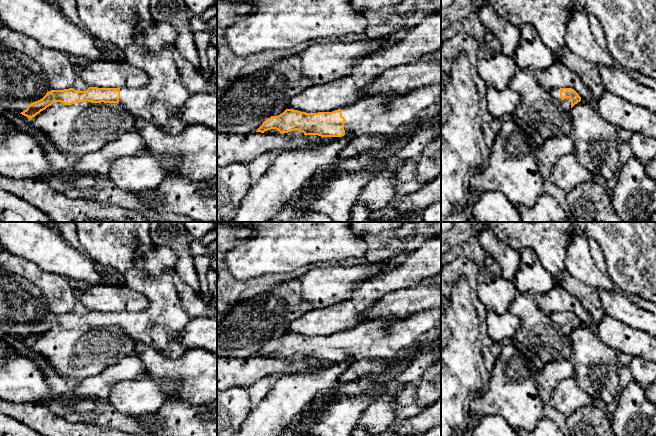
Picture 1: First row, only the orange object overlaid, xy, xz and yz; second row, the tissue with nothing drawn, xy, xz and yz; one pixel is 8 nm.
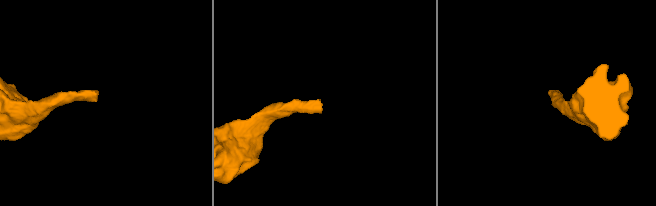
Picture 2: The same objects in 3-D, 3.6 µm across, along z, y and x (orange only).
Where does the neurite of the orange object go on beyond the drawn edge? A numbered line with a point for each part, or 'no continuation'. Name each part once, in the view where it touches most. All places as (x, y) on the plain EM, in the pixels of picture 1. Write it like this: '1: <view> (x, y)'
1: yz (565, 327)

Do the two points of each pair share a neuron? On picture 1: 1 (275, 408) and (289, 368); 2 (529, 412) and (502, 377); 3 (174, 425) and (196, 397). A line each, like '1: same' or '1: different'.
1: different
2: same
3: different

